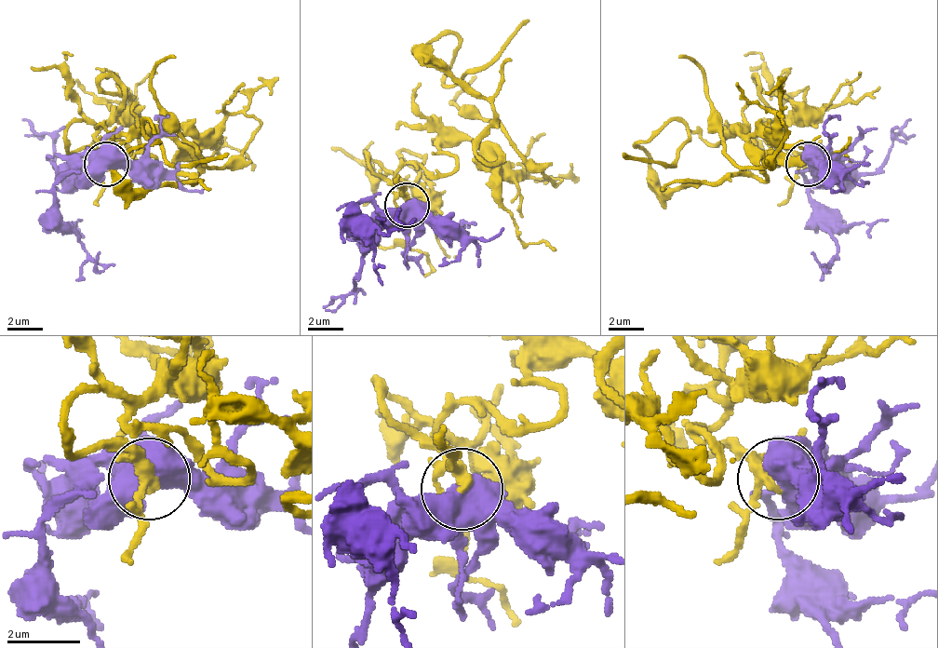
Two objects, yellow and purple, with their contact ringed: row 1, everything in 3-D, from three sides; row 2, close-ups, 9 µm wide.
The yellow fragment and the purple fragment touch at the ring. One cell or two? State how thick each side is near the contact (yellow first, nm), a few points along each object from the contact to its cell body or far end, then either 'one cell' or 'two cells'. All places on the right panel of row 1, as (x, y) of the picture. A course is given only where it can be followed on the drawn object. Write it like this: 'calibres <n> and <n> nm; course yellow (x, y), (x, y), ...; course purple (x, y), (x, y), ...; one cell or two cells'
calibres 240 and 900 nm; course yellow (805, 163), (743, 136), (751, 168), (671, 190), (636, 145), (676, 118), (689, 131), (671, 163), (623, 154); course purple (810, 163), (813, 163), (805, 171), (813, 216), (836, 243), (827, 265), (810, 252); one cell

